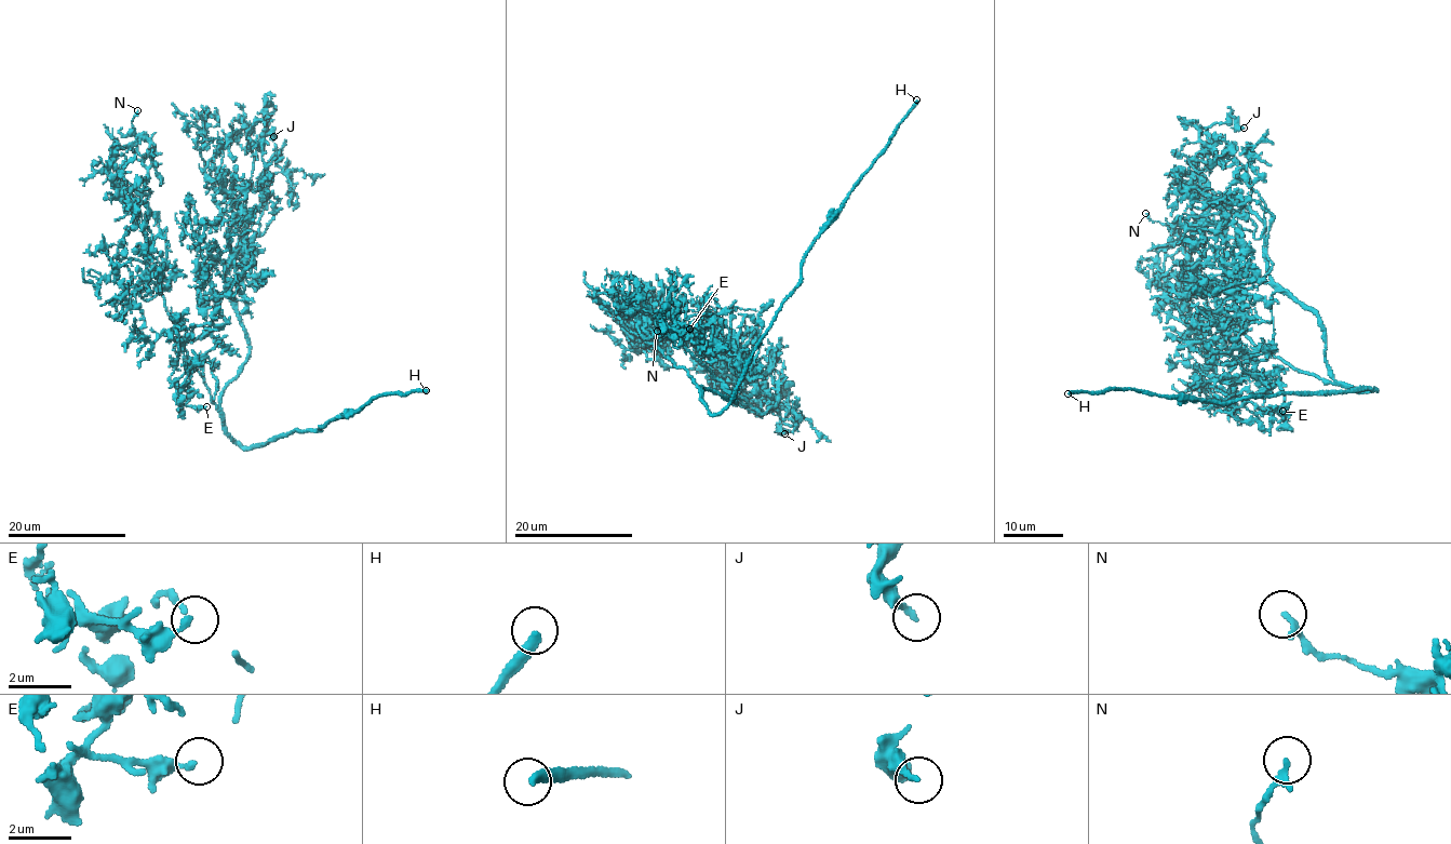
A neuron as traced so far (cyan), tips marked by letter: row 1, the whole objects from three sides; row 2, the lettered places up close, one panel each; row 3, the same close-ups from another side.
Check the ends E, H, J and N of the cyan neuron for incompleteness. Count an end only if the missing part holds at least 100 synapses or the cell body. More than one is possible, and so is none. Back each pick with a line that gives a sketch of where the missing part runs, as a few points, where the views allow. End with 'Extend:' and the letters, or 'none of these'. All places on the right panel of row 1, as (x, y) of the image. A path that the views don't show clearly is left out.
H: missing branch runs (1067, 393), (1052, 400), (1052, 423), (1042, 430)
Extend: H

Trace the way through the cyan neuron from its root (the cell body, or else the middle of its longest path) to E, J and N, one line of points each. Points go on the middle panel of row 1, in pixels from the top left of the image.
E: (702, 387), (736, 402), (673, 330), (672, 343), (677, 347), (681, 343), (677, 307), (670, 330), (689, 329)
J: (702, 387), (736, 402), (728, 387), (761, 417), (760, 382), (773, 367), (780, 377), (784, 433)
N: (702, 387), (658, 347), (650, 344), (645, 347), (630, 338), (627, 318), (653, 350), (648, 339), (657, 331)

